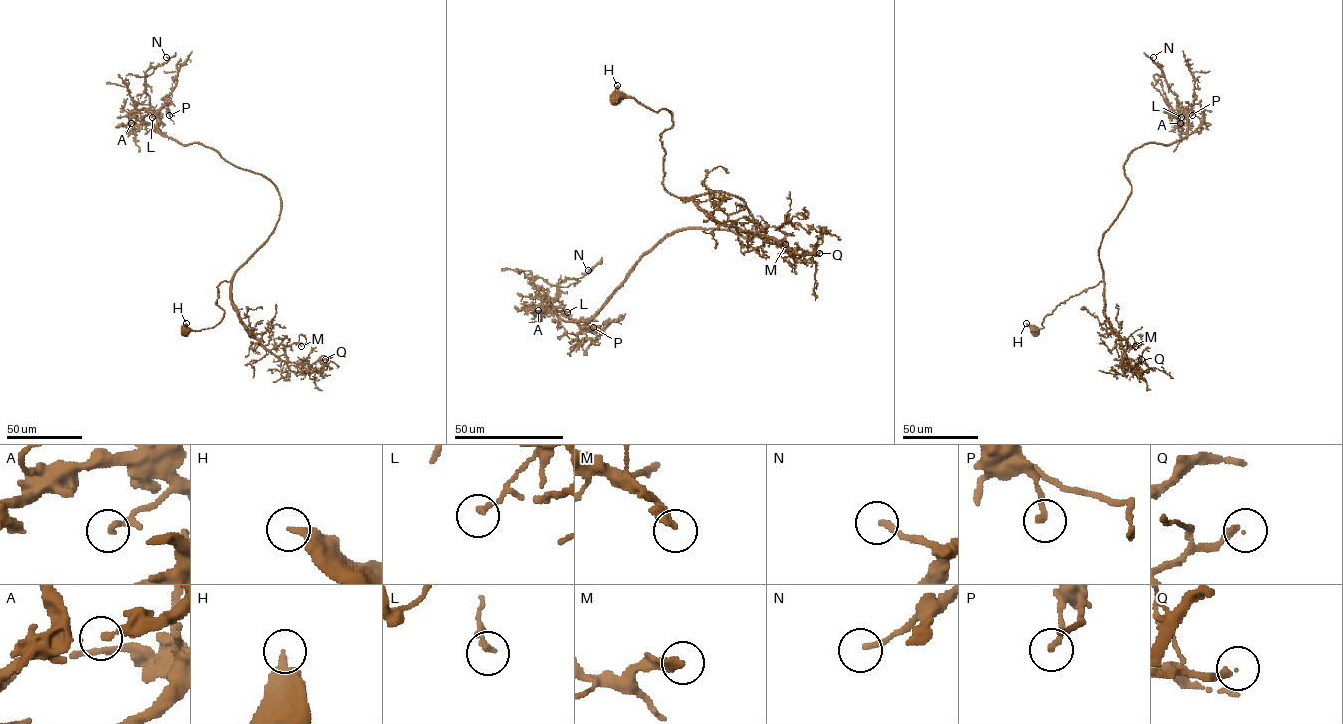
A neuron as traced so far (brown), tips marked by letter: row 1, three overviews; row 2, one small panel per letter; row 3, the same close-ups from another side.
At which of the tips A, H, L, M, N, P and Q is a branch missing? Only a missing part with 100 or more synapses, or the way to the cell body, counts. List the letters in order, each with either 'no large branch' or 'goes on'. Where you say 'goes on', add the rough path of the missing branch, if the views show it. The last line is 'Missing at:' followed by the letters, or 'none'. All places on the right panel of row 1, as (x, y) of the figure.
A: no large branch
H: no large branch
L: no large branch
M: goes on
N: no large branch
P: no large branch
Q: no large branch
Missing at: M

